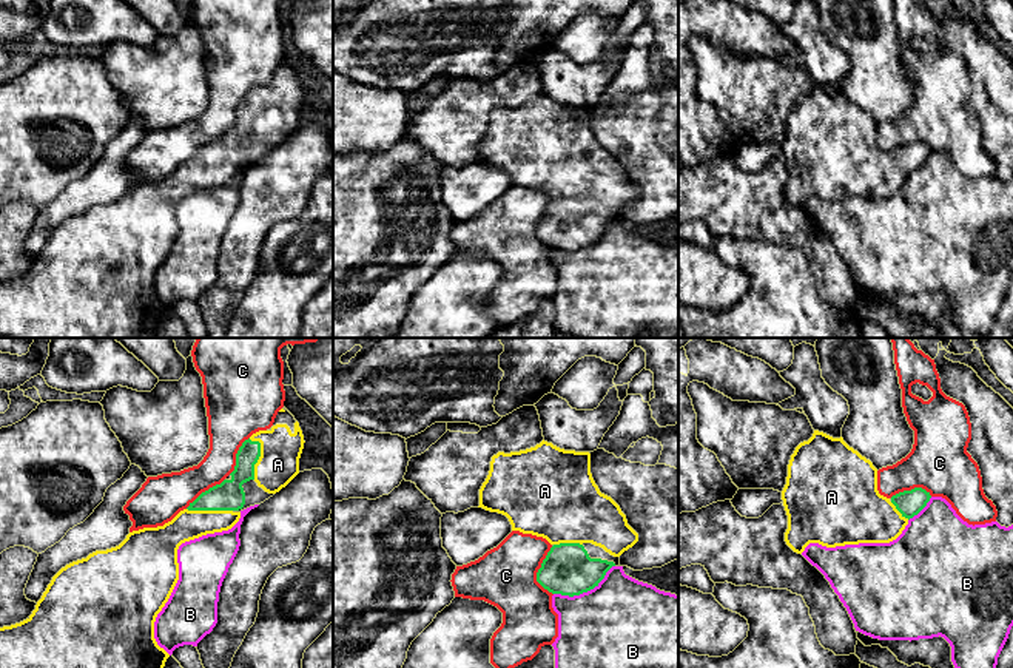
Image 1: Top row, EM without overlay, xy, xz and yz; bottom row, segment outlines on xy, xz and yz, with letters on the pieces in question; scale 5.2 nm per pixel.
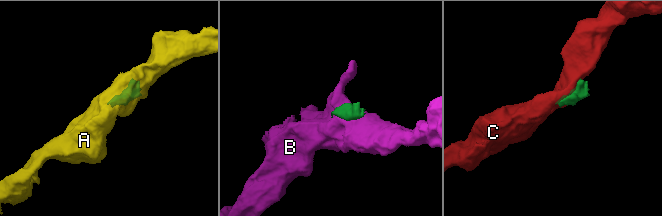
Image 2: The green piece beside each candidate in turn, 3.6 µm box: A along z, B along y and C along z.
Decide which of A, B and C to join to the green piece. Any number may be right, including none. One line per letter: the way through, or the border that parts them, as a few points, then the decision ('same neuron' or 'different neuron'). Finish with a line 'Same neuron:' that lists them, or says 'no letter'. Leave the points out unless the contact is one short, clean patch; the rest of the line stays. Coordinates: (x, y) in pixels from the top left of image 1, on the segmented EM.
A: same neuron
B: different neuron
C: different neuron
Same neuron: A

